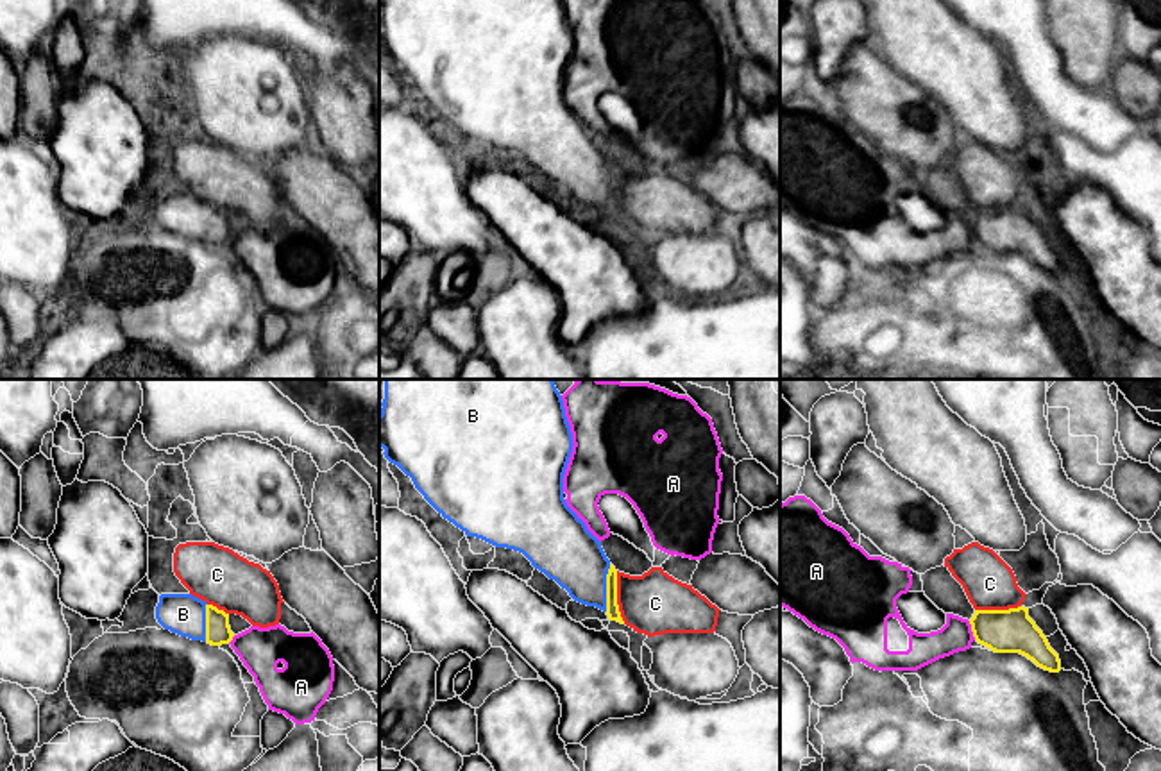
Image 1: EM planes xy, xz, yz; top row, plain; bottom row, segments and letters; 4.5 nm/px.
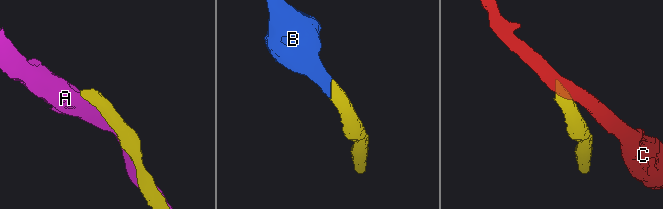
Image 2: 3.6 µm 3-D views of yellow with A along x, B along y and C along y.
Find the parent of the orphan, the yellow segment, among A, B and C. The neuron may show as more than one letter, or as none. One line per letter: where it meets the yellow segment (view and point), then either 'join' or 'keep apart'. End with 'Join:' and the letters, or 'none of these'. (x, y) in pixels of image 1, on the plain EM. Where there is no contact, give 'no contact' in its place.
A: yz (972, 229) | keep apart
B: xz (607, 186) | join
C: xz (616, 197) | keep apart
Join: B

